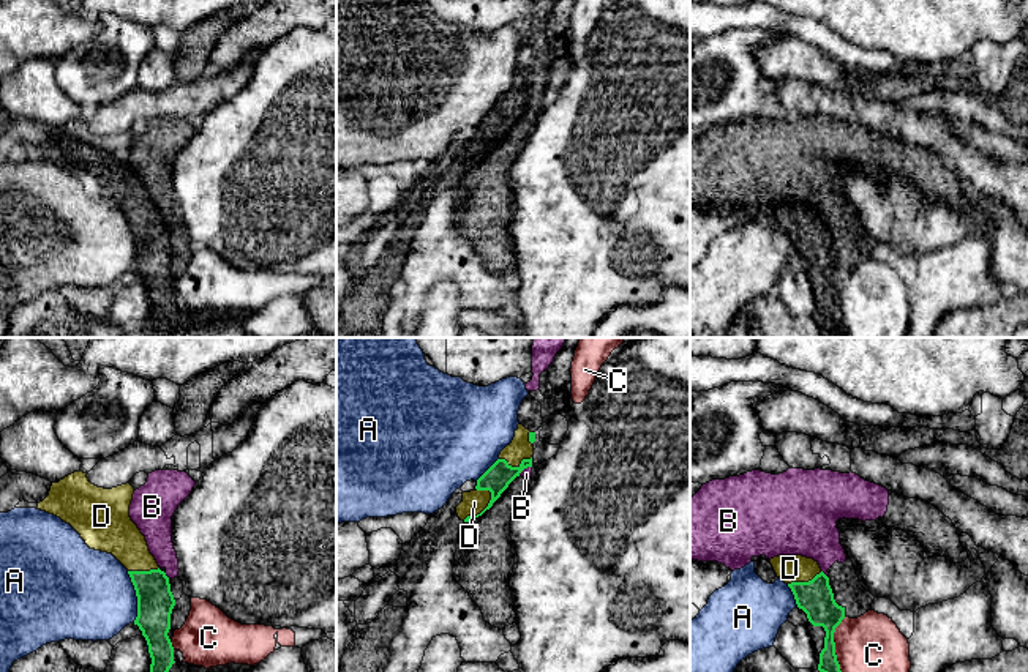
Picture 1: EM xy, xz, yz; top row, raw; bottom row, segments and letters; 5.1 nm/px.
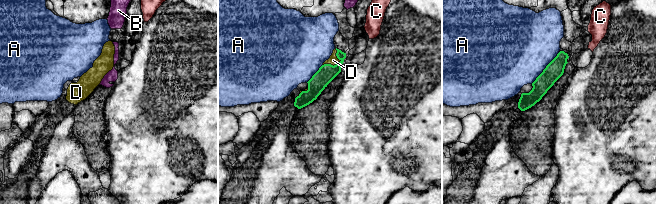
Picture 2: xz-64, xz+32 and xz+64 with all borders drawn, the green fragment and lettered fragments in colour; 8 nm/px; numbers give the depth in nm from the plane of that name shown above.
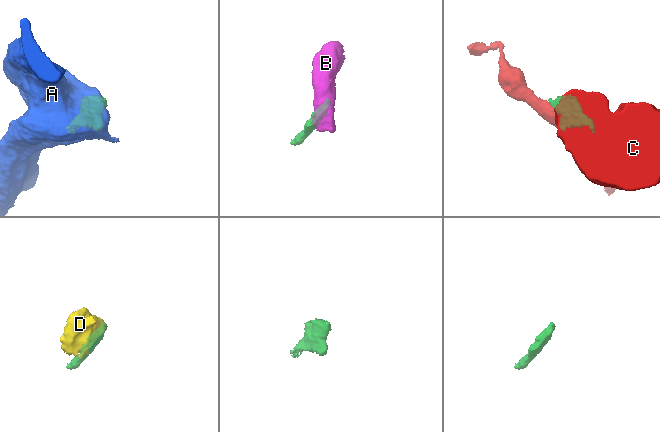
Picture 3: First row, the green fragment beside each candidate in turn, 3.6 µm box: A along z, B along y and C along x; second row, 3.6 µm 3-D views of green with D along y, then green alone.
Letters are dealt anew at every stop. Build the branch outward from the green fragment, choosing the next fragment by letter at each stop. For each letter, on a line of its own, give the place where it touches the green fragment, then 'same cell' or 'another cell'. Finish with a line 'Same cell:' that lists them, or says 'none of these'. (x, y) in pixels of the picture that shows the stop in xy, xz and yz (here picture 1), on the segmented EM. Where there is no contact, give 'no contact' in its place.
A: contact xy (136, 595); another cell
B: contact xy (166, 576); another cell
C: contact yz (834, 644); another cell
D: contact xz (483, 510); same cell
Same cell: D

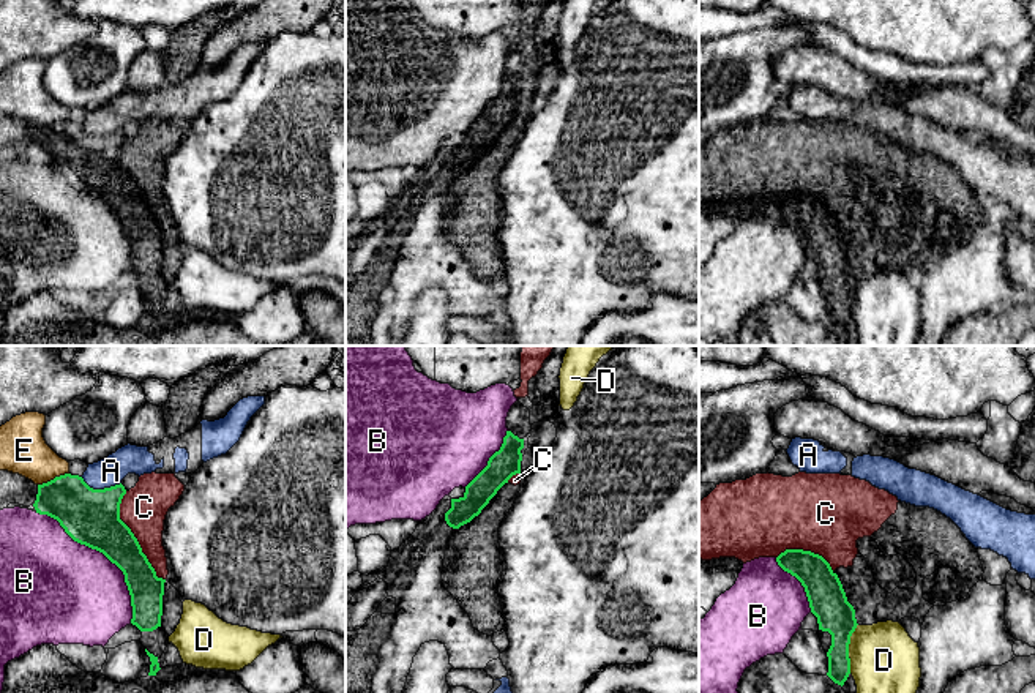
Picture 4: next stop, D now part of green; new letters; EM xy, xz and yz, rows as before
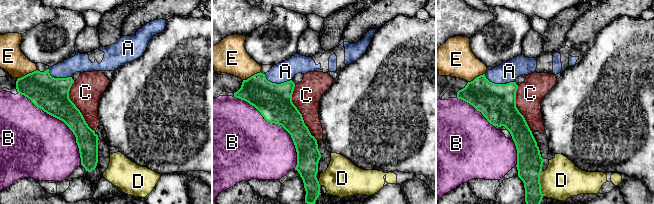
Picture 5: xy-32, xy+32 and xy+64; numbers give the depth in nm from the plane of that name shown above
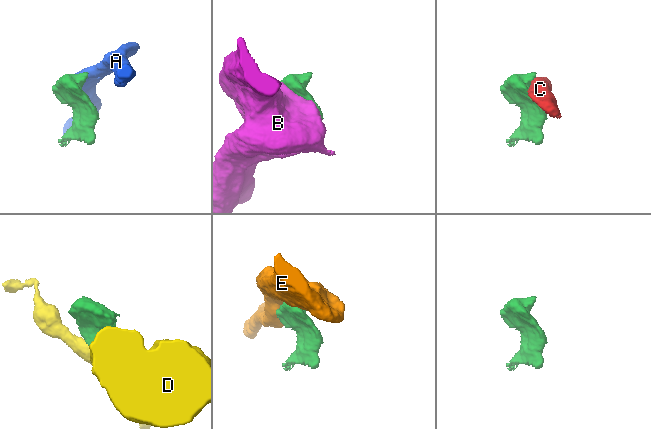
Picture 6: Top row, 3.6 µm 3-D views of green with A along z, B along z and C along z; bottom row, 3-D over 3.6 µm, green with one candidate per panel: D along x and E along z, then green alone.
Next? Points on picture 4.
A: contact xy (101, 490); another cell
B: contact xy (103, 553); another cell
C: contact xy (134, 537); another cell
D: contact yz (848, 649); another cell
E: contact xy (54, 479); another cell
Same cell: none of these

